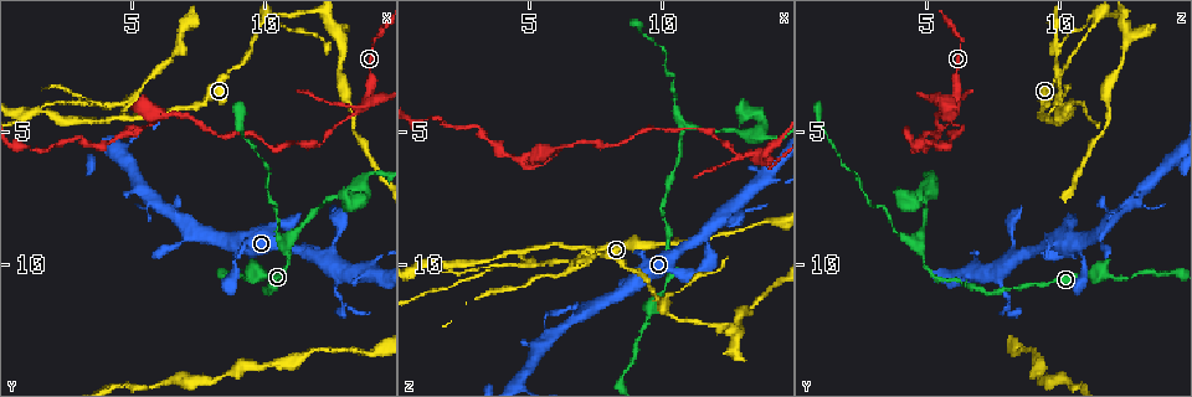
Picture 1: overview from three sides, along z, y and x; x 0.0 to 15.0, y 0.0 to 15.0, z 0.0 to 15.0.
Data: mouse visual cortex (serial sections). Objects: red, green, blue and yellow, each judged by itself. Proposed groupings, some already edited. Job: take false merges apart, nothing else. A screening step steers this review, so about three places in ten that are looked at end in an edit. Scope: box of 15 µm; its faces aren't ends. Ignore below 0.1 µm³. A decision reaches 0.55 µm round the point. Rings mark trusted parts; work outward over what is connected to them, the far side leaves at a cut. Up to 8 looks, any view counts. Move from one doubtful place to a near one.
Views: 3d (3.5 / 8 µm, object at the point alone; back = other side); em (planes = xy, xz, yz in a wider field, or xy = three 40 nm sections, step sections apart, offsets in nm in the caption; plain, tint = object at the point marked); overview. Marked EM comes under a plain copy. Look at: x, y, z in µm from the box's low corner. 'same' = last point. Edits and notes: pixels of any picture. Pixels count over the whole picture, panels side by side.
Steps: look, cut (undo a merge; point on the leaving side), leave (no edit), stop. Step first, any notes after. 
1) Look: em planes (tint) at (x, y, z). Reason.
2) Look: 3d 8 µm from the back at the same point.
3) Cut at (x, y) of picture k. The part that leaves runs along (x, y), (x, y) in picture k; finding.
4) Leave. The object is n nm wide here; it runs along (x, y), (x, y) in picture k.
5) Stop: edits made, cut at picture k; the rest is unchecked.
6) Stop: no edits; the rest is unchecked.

Look: 3d 3.5 µm at (9.5, 10.6, 12.1). Calibre changes.

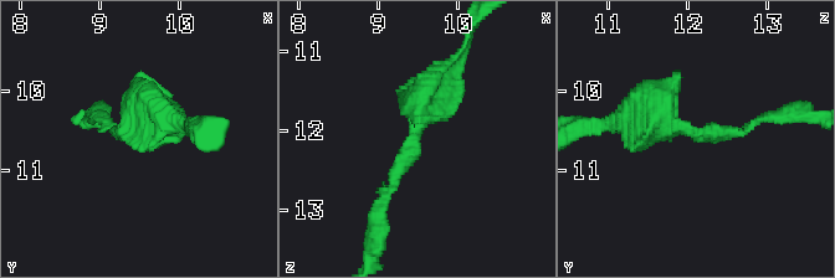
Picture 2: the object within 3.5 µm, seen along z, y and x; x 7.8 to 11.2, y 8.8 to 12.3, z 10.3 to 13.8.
Look: em planes (tint) at (9.50, 10.55, 12.10). The arms are 150, 450 nm wide; need the tissue.

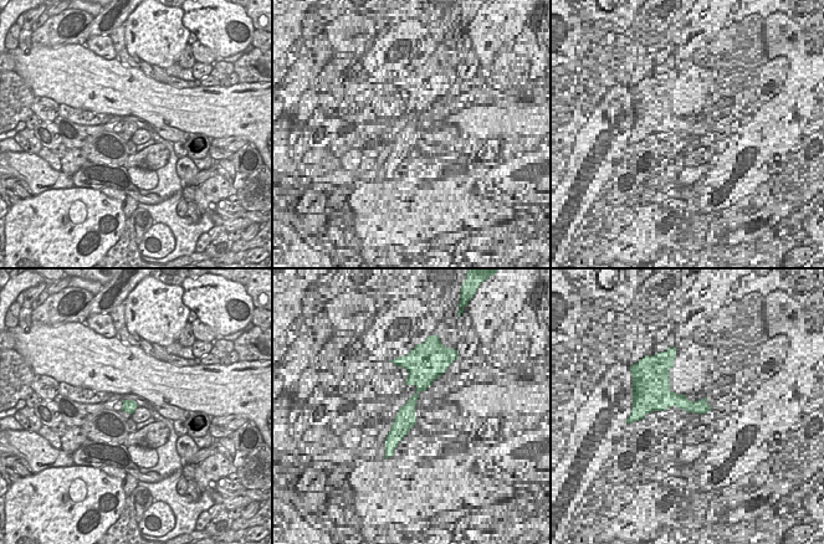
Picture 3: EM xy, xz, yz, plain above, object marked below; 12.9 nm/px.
Leave. It runs along (450, 68), (382, 209) in picture 2; continuous, no second cell.

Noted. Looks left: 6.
Look: 3d 3.5 µm at (4.7, 4.4, 9.6). Four arms meet.

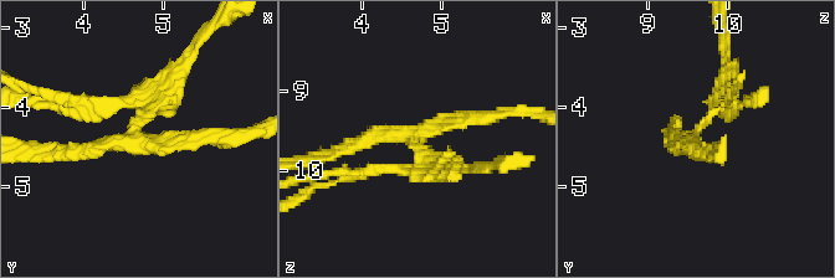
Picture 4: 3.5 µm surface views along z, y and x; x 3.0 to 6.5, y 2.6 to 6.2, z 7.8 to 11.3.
Look: em xy step 2 (tint) at (4.75, 4.40, 9.55). 4 arms meet here; the arms are 150, 150, 200, 200 nm wide; need the tissue.

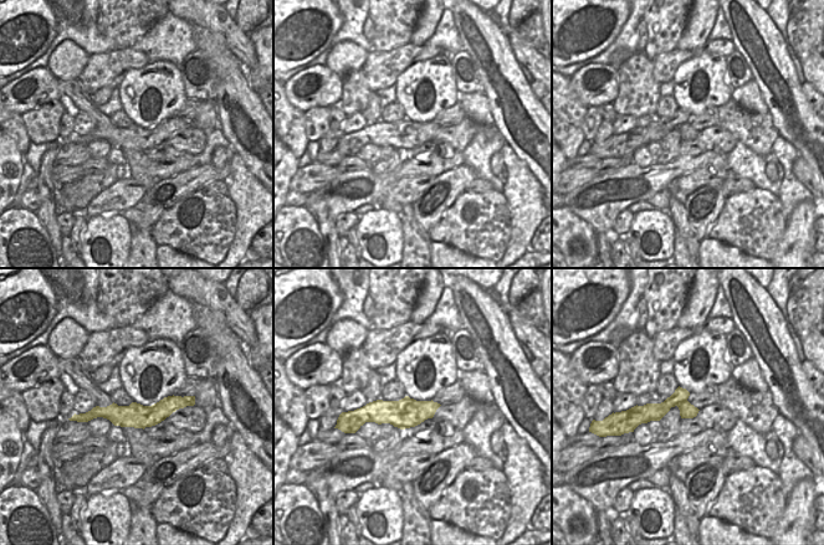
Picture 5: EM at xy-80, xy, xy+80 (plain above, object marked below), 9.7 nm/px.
Cut at (172, 108) of picture 4. A border runs along (686, 400), (676, 405) in picture 5; a second cell is stuck on.

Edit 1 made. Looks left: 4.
Look: 3d 8 µm at (13.8, 3.8, 6.0). Abrupt turn.

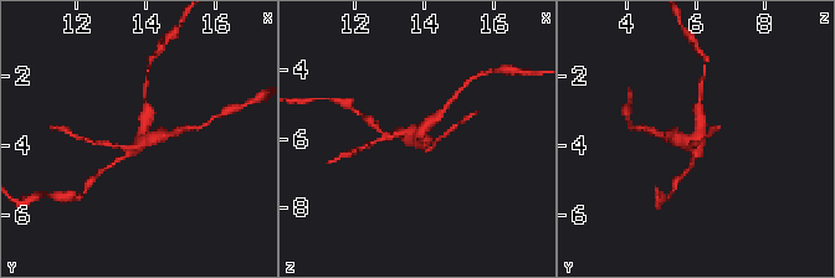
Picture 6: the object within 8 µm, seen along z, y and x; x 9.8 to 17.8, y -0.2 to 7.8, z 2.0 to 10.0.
Look: em planes (tint) at (13.9, 3.7, 6.0). Now the EM.

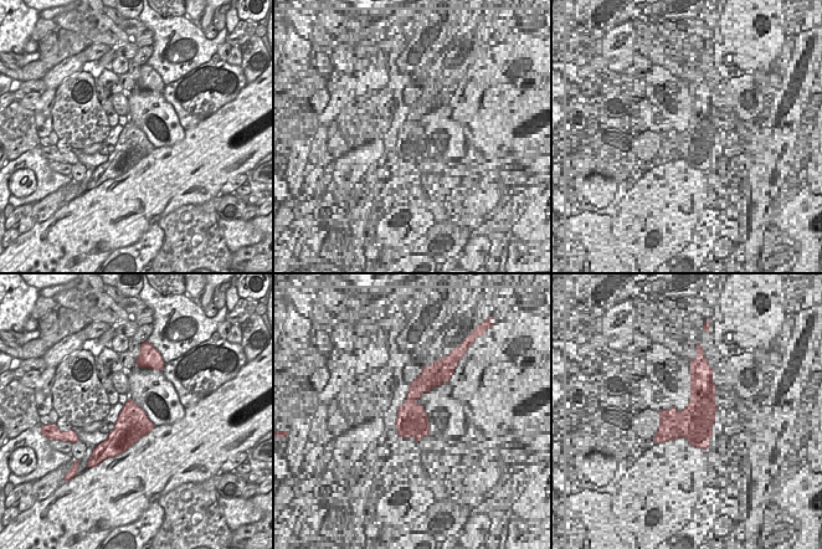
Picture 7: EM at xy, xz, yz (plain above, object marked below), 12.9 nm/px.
Cut at (154, 139) of picture 6. The part that leaves runs along (142, 139), (177, 130) in picture 6; two cells meet here.

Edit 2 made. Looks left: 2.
Stop: edits made, cut at picture 4, cut at picture 6; the rest is unchecked.

